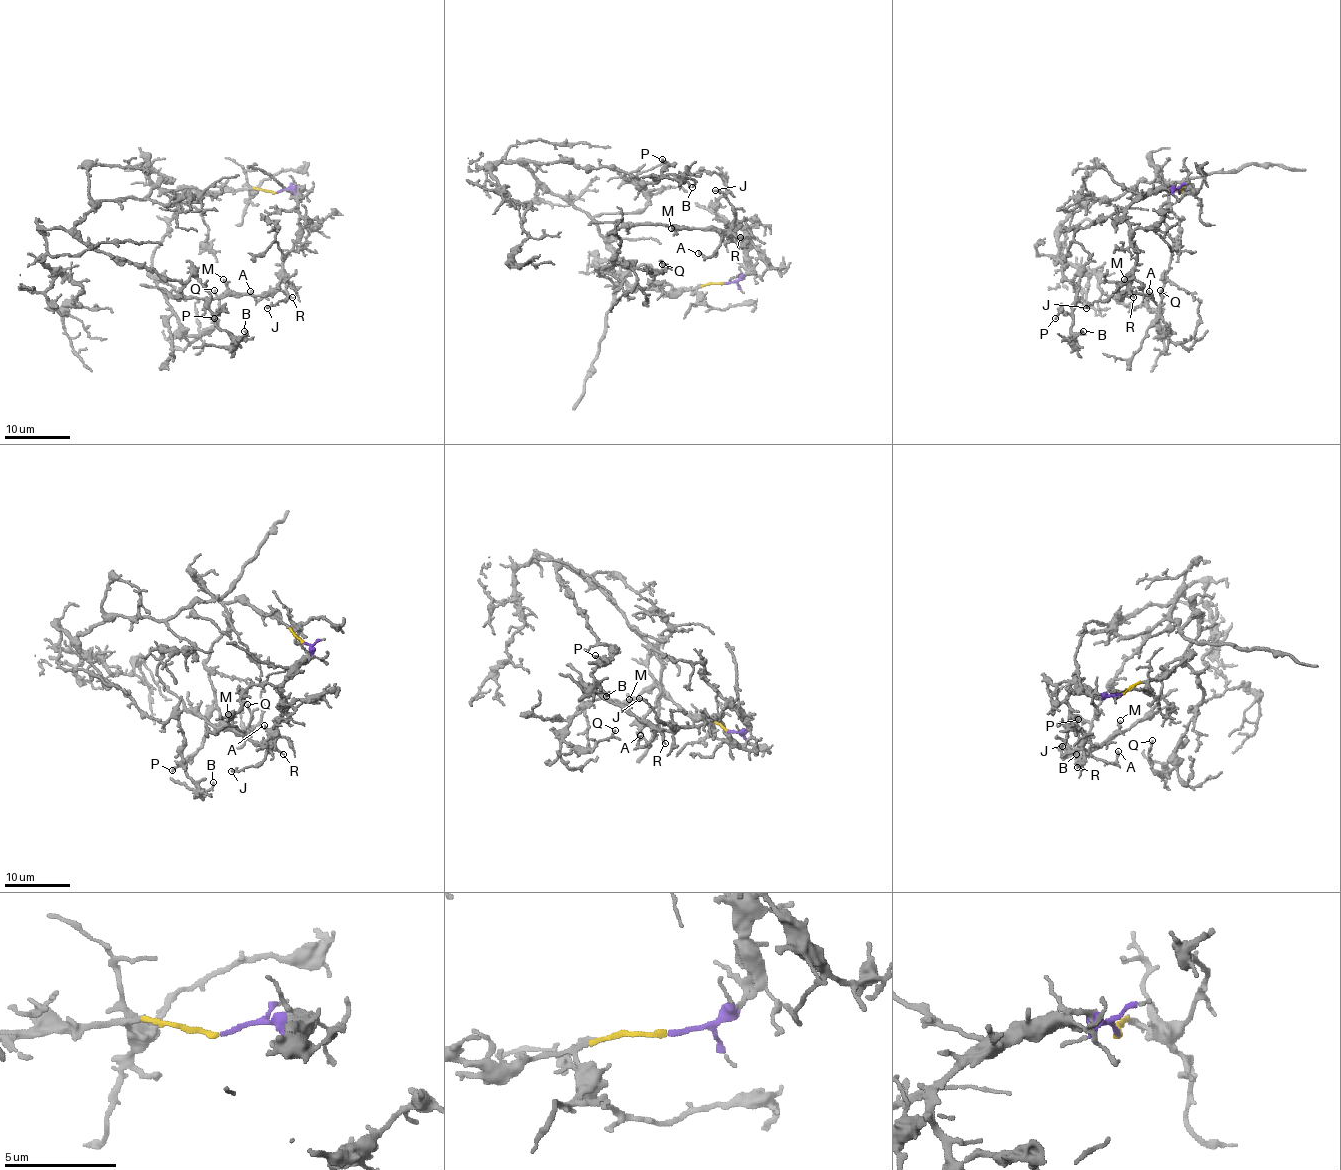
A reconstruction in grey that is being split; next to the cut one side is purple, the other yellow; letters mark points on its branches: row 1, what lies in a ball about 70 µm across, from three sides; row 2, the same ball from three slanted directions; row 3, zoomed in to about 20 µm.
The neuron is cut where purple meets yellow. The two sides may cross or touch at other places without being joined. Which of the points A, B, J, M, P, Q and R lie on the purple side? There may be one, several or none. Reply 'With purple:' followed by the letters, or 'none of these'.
With purple: A, J, M, R

